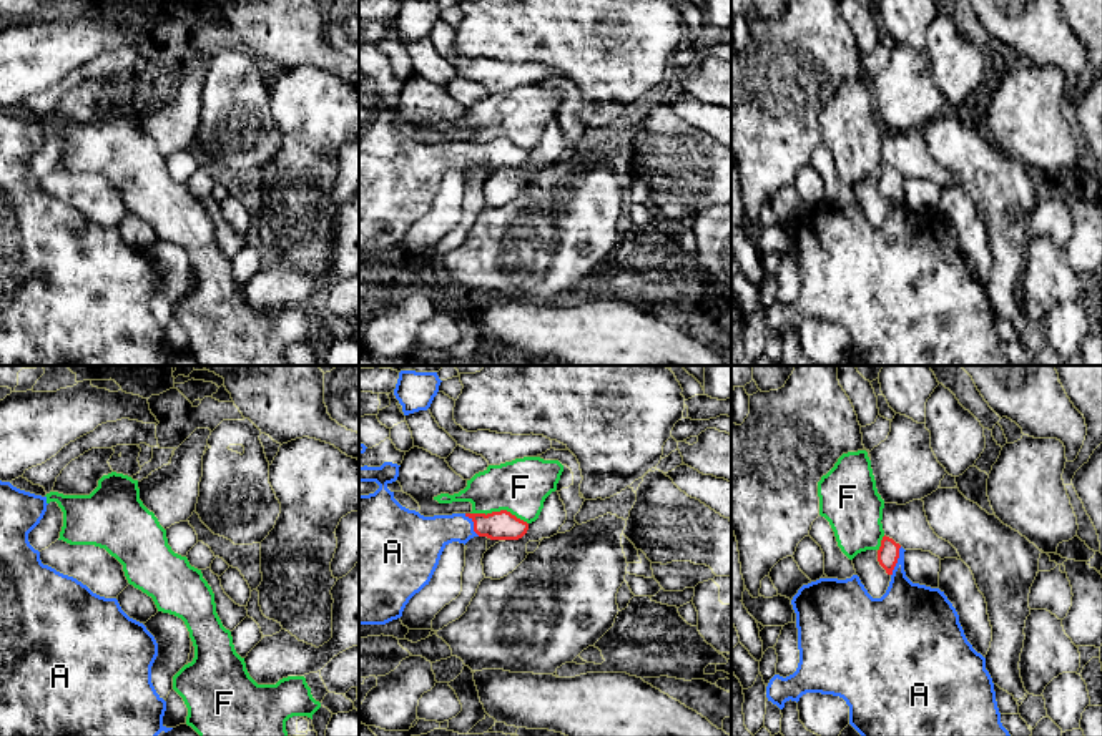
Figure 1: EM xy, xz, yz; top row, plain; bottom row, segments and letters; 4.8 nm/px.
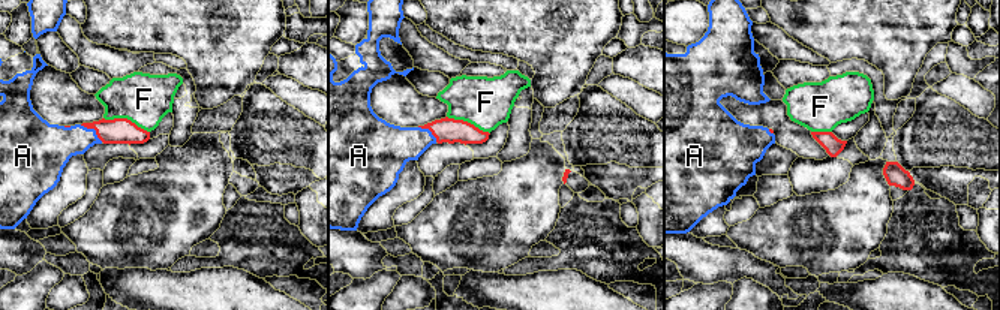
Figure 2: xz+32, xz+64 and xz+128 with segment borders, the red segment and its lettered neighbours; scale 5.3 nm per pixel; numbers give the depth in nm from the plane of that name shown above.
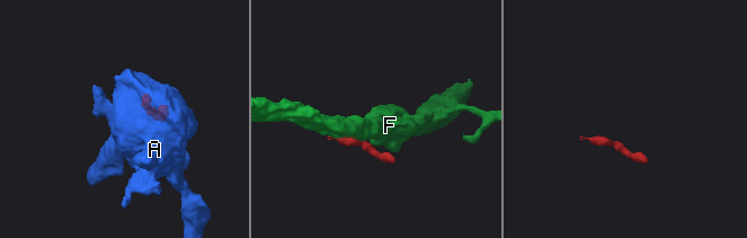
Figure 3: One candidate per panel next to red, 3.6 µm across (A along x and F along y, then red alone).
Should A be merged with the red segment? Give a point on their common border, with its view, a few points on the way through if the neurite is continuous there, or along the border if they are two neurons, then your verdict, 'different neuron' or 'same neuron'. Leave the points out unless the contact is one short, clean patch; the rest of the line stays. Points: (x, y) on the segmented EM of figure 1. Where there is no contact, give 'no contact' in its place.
meets red in yz at (896, 562); runs through yz (888, 554), (896, 562), (901, 595), (908, 612); same neuron

